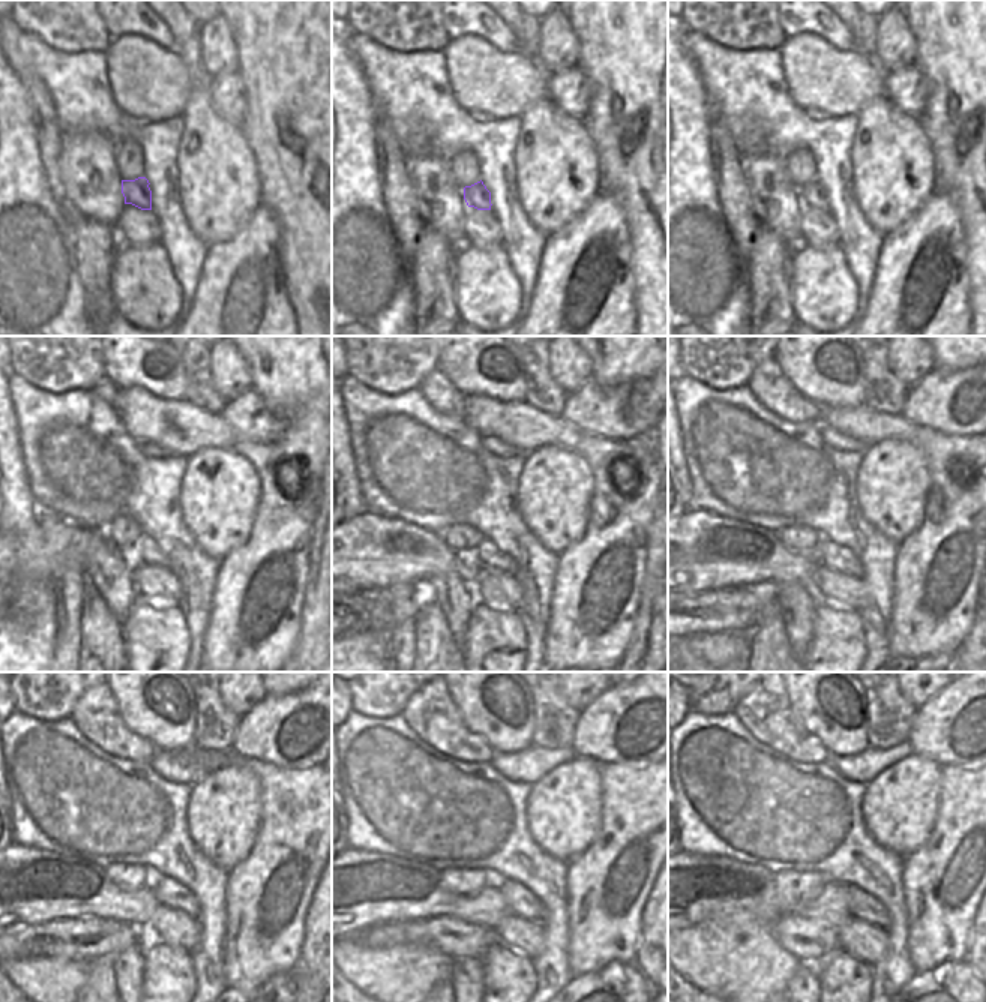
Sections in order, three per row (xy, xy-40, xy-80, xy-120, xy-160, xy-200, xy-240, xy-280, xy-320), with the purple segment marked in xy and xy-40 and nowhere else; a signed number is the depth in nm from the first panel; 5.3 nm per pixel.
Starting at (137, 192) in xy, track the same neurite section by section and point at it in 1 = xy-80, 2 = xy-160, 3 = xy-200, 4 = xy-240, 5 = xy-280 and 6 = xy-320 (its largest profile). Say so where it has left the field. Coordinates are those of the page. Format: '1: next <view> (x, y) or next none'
1: next xy-80 (812, 195)
2: next xy-160 (486, 552)
3: next xy-200 (832, 555)
4: next xy-240 (170, 893)
5: next xy-280 (520, 900)
6: next xy-320 (862, 905)

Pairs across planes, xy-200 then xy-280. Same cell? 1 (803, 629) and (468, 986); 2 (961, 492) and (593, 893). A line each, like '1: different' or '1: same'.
1: same
2: same

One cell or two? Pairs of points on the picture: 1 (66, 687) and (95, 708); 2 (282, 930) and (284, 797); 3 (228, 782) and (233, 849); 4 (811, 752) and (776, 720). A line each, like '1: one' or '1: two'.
1: two
2: one
3: one
4: one

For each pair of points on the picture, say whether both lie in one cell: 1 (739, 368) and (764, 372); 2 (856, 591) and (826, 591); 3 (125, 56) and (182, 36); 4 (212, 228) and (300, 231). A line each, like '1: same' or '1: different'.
1: different
2: same
3: different
4: different

